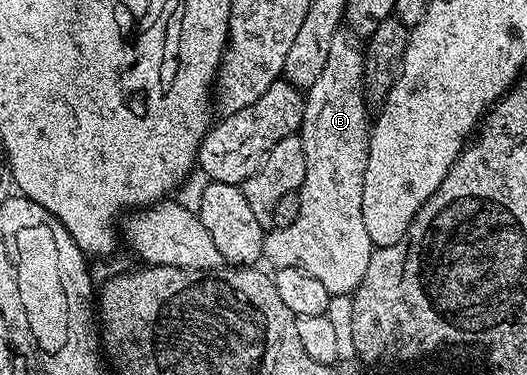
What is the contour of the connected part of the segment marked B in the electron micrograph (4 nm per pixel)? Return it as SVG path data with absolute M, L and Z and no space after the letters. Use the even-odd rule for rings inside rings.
M337 29L334 33L334 41L330 45L330 54L326 57L326 66L323 67L322 73L318 76L318 81L314 81L312 87L307 88L304 97L304 116L302 117L302 125L299 129L299 137L302 141L302 153L306 153L306 177L300 186L300 206L298 217L290 225L285 227L277 227L269 230L264 237L264 254L265 260L269 259L273 263L273 268L293 267L294 269L302 269L314 277L317 281L322 281L322 285L326 285L329 296L334 295L352 295L356 287L362 281L362 277L366 277L366 265L370 265L370 257L373 253L372 242L370 241L370 233L366 233L366 221L362 221L362 185L366 177L366 161L368 160L368 136L370 134L370 112L364 103L364 53L362 43L357 36L353 35L347 29Z

